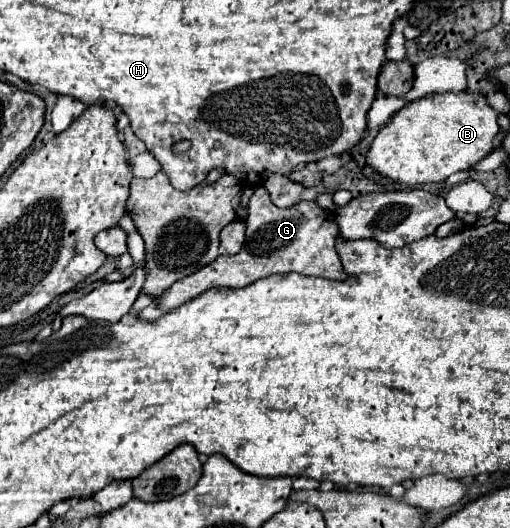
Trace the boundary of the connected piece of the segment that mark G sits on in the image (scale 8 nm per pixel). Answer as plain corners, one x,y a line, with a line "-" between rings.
265,186
255,188
247,208
249,208
249,216
245,220
247,236
241,252
235,256
219,256
207,268
201,268
199,272
187,276
187,280
179,280
179,284
173,284
157,300
157,304
165,312
171,312
173,308
193,300
195,296
203,294
209,288
245,288
255,280
267,278
273,274
299,272
299,274
307,274
307,276
313,274
329,280
347,280
347,274
343,274
343,266
335,250
339,226
329,210
323,210
315,200
297,202
295,206
285,210
277,208
271,202

